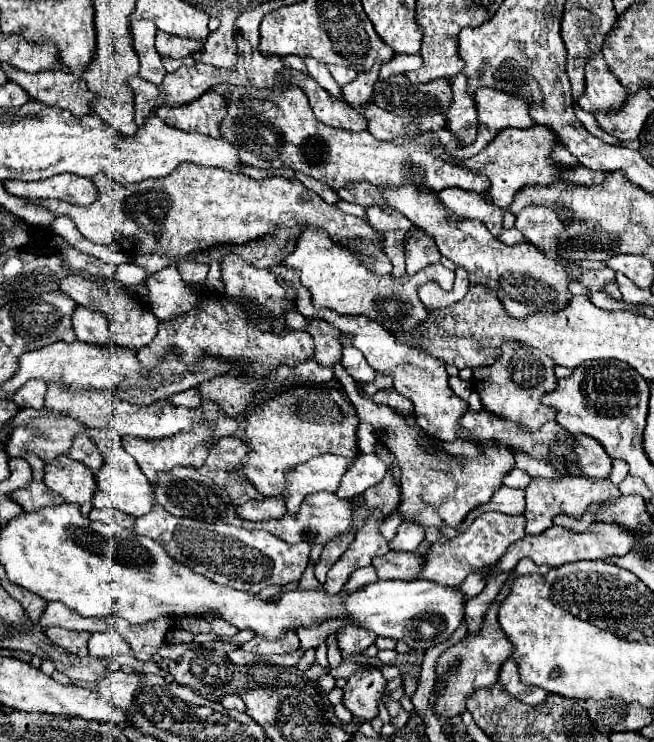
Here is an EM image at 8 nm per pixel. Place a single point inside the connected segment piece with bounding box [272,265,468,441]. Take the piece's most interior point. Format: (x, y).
(423, 379)

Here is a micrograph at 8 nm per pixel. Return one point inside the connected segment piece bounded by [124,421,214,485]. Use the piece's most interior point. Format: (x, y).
(190, 449)

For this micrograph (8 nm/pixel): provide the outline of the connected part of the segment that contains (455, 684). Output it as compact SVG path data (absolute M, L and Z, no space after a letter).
M522 559L522 561L514 567L514 571L508 575L508 581L506 581L504 587L500 589L500 593L498 593L498 597L494 599L494 603L488 607L488 613L486 613L486 619L484 619L484 625L482 625L480 633L474 635L474 637L462 639L458 645L454 645L454 647L450 647L450 649L446 649L446 651L442 653L442 657L440 657L440 661L438 661L438 667L436 667L436 673L438 673L438 675L442 675L444 671L448 671L450 665L452 665L456 659L460 661L460 665L454 667L452 675L450 675L446 681L440 681L440 683L438 683L440 693L436 695L436 705L434 705L434 709L436 709L436 713L438 713L440 717L444 717L446 721L450 721L452 717L460 715L460 713L466 709L466 699L468 699L476 689L480 689L480 687L490 687L490 685L494 685L494 683L498 681L498 669L500 669L502 663L512 655L512 649L514 649L514 645L510 643L510 639L508 639L508 637L502 633L502 629L500 629L498 609L500 609L502 601L508 597L510 587L512 587L512 583L514 583L516 577L532 575L532 573L536 573L536 575L546 575L550 569L552 569L550 565L536 565L534 561Z

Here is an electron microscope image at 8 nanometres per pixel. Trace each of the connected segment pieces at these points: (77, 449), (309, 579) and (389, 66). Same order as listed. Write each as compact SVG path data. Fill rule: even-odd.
M84 433L76 435L76 439L74 439L74 443L72 443L72 449L70 449L68 457L86 463L86 465L92 469L94 475L100 471L102 461L104 461L102 451L100 451L100 449L92 443L92 439L90 439L88 435L84 435Z
M307 566L305 571L303 572L301 581L298 585L299 588L305 588L305 589L315 589L320 587L320 583L317 581L315 575L314 575L314 567L313 566Z
M394 53L394 57L382 65L380 69L379 79L385 81L392 73L406 73L406 71L416 71L422 65L422 57L420 53L412 53L412 55L400 55Z

